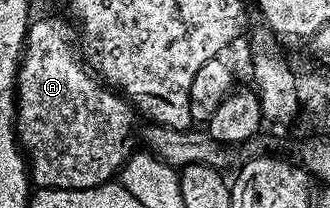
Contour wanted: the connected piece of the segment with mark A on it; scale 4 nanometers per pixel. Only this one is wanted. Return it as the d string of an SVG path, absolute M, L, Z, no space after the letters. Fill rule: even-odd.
M60 17L33 20L24 39L24 52L20 54L16 132L31 184L42 189L85 189L109 184L134 152L132 128L138 120L136 110L81 64L73 42L71 45L64 34L67 29L67 23Z

